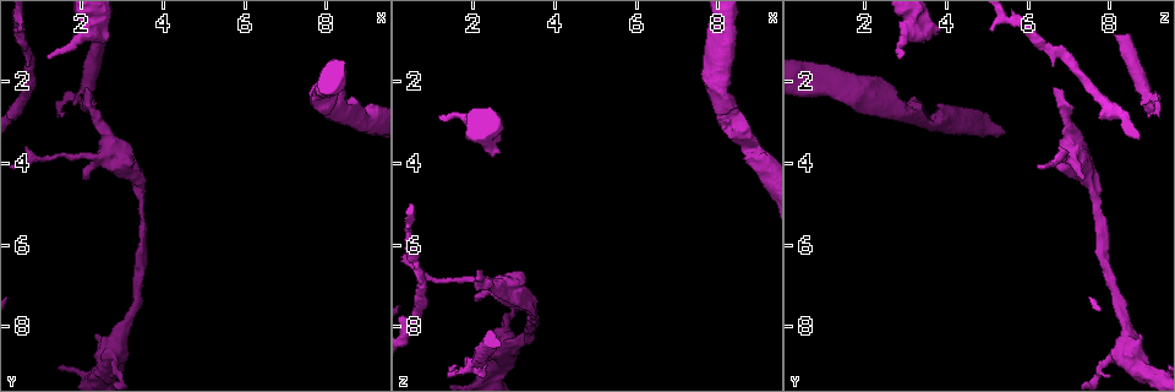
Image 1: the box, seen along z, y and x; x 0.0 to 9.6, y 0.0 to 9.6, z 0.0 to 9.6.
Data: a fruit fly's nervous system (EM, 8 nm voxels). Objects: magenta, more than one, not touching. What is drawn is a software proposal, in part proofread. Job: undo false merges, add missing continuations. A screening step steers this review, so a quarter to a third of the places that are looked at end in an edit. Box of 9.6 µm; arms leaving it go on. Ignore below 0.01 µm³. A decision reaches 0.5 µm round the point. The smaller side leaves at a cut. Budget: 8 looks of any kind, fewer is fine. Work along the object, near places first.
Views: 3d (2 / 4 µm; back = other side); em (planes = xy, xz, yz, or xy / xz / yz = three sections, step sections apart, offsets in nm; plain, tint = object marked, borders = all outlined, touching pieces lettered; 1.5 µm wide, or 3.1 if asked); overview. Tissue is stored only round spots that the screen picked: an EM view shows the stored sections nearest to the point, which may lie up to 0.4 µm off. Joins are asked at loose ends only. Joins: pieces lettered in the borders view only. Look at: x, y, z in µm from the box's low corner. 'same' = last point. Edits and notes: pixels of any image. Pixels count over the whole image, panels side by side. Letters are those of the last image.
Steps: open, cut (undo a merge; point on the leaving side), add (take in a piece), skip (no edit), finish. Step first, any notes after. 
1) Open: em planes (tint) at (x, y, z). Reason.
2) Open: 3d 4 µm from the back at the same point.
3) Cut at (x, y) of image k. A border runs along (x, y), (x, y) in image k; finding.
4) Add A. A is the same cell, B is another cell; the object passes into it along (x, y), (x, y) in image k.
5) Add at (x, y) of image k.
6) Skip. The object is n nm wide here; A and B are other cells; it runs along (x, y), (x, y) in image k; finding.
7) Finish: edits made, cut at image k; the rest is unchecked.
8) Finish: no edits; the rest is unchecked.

Open: em planes (tint) at (1.15, 1.45, 2.90). An open end.

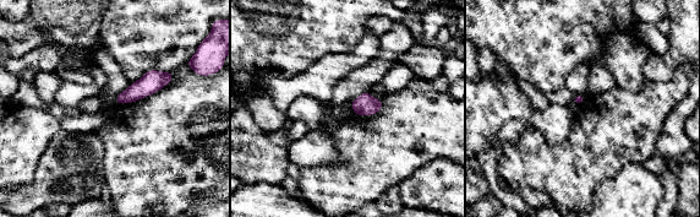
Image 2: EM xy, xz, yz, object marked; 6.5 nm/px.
Open: em planes (borders) at the same point.

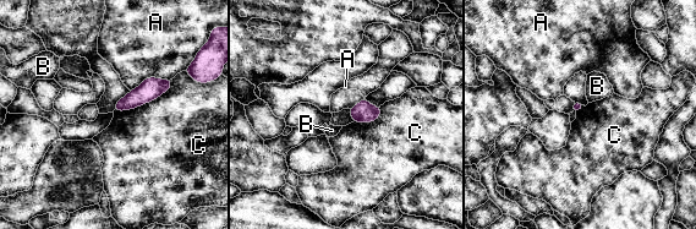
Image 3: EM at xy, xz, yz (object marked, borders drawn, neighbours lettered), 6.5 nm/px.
Skip. The longest contact is with C, 440 nm; A, B and C are other cells; a border runs along (173, 78), (155, 98), (114, 110) in image 3; none of them fits.

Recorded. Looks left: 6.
Open: em yz step 4 (borders) at (2.65, 0.75, 3.80). Stops while still wide.

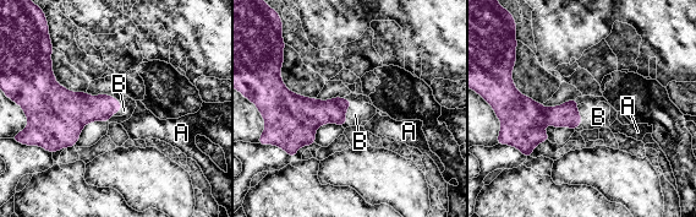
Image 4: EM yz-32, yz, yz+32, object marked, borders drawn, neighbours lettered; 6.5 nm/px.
Add B. The longest contact is with B, 120 nm; B is the same cell, A is another cell; the object passes into it along (307, 114), (345, 112), (355, 114) in image 4; it goes on there.

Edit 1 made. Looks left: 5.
Open: em xz step 8 (borders) at (2.10, 2.20, 6.60). Branch stops here.

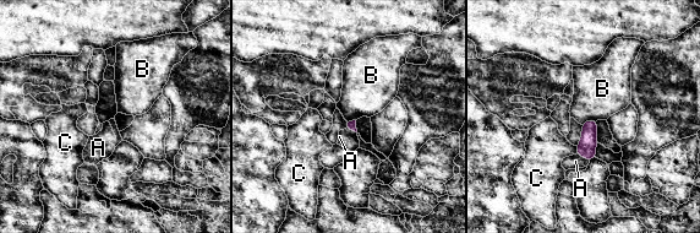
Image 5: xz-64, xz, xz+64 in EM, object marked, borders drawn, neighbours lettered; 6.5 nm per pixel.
Add A. A is the same cell, B and C are other cells; the object passes into it along (586, 148), (583, 157), (575, 161) in image 5; it goes on there.

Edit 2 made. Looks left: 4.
Finish: edits made, add at image 4, add at image 5; the rest is unchecked.

